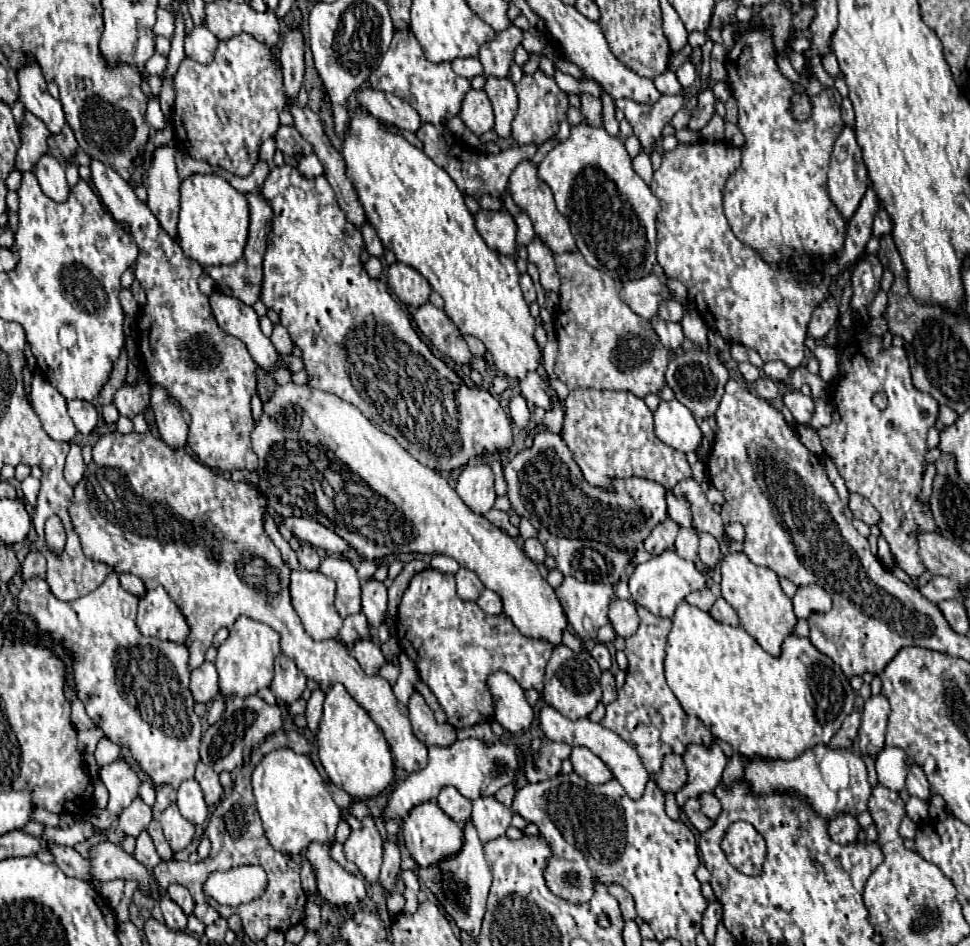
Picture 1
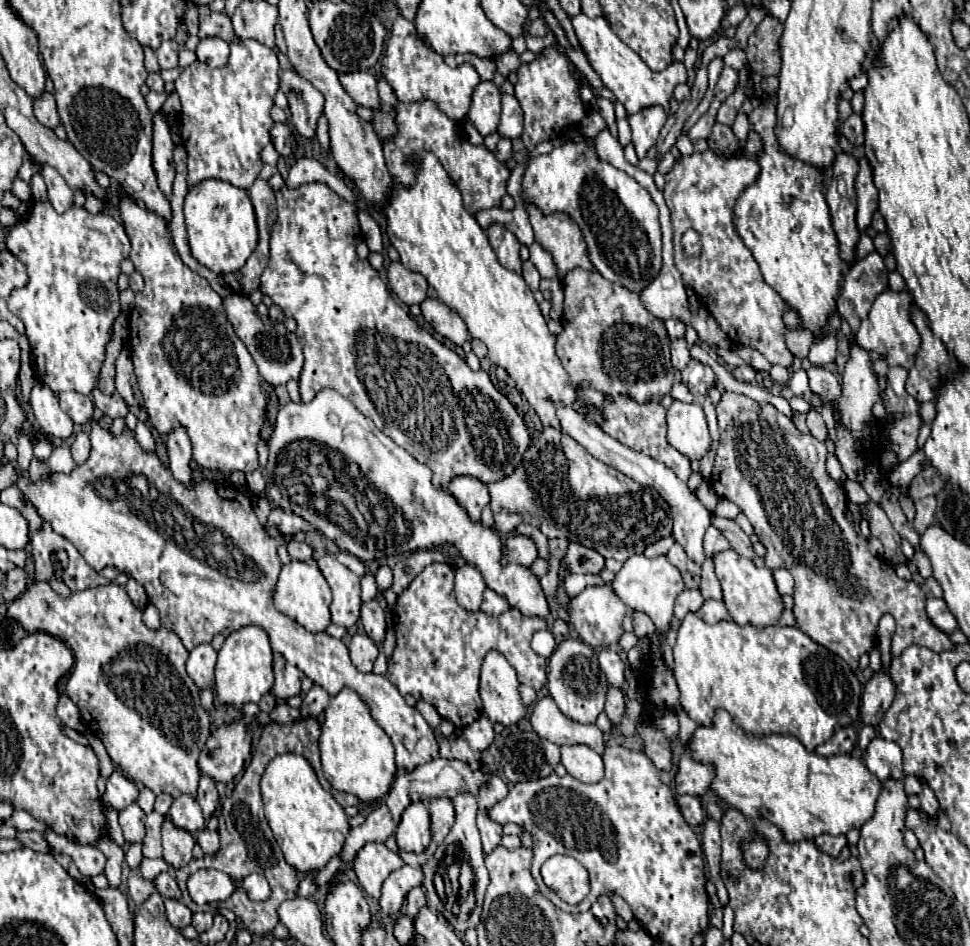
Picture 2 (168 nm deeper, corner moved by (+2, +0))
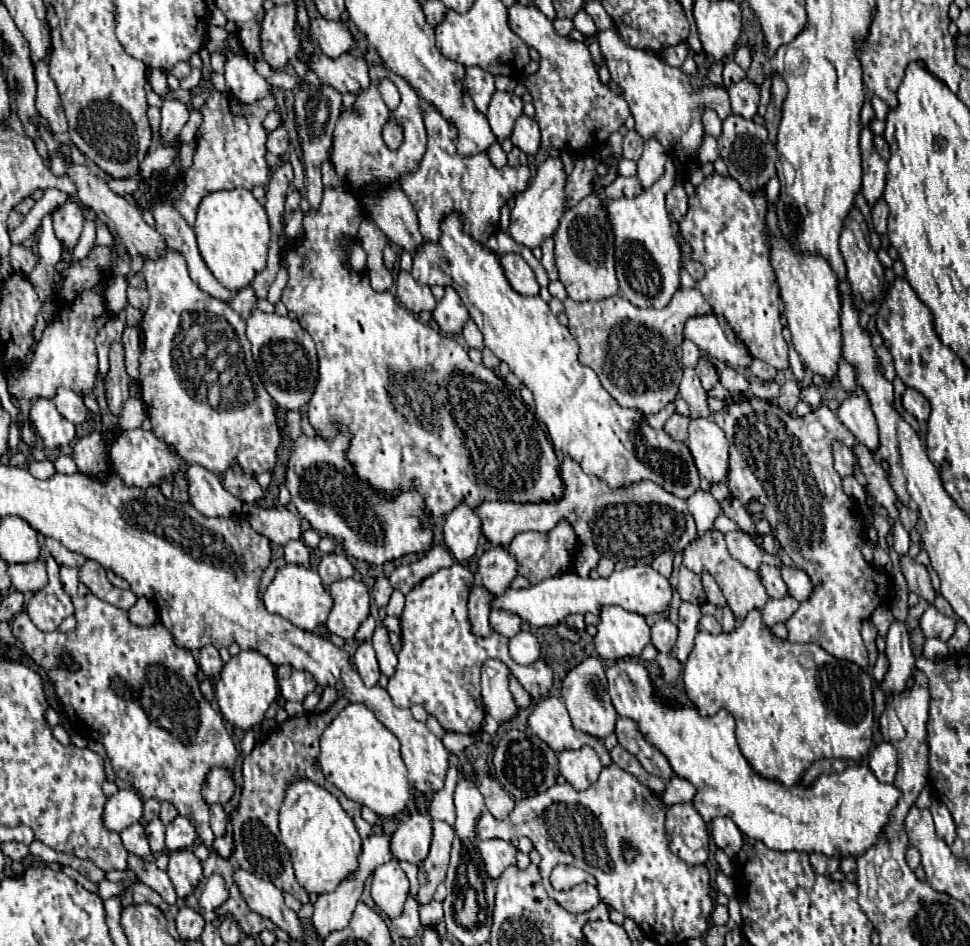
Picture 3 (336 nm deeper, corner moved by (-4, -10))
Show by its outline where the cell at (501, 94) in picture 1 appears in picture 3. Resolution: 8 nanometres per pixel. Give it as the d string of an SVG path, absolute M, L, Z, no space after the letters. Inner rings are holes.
M523 115L519 117L519 121L513 127L511 133L511 141L513 145L517 145L523 153L527 155L535 155L539 151L539 143L541 143L541 135L539 135L539 125L535 119Z

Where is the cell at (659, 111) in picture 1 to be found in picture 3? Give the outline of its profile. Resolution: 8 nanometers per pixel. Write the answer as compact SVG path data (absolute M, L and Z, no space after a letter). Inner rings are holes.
M647 139L641 159L637 161L637 181L643 189L649 189L665 171L667 151L657 139Z

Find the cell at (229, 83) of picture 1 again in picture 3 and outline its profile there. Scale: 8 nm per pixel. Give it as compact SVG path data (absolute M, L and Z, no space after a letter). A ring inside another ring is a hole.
M213 89L207 103L201 107L203 125L197 131L197 149L193 155L193 165L185 171L185 191L179 199L167 197L165 201L171 203L187 225L195 225L195 213L203 197L213 191L245 187L253 189L257 185L267 185L269 181L269 167L265 163L265 141L267 131L263 129L263 117L275 109L275 97L265 97L255 105L239 105L229 99L229 95L219 93Z

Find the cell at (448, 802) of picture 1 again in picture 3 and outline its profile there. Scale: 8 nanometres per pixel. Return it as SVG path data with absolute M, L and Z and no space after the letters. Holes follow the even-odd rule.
M433 821L433 841L429 855L419 863L419 903L433 899L437 885L445 879L449 867L449 853L453 843L453 827L443 821Z

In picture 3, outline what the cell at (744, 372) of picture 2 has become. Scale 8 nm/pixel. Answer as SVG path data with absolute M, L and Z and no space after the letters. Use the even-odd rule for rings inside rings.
M725 367L725 369L719 373L719 381L721 381L721 385L723 385L729 393L741 393L741 391L745 391L747 385L749 385L749 381L747 381L741 373L737 373L735 369L731 369L731 367Z

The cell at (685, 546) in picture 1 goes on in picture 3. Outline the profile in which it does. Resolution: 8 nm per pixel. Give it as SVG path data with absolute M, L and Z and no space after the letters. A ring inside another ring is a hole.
M681 567L681 571L679 571L679 585L677 585L677 589L679 589L683 601L695 603L695 605L703 605L707 601L703 585L701 585L701 577L691 573L687 567Z

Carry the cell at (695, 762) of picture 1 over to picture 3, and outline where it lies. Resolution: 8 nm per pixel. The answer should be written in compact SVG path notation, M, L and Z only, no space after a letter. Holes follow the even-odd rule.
M671 777L665 791L661 793L663 801L667 805L675 805L675 803L687 803L687 801L693 801L695 797L695 787L687 781L687 779L681 779L681 777Z

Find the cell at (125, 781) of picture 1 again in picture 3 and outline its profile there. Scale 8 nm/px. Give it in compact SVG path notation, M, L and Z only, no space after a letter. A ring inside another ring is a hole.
M121 789L107 799L103 811L103 825L109 831L121 833L125 827L141 821L143 801L133 789Z

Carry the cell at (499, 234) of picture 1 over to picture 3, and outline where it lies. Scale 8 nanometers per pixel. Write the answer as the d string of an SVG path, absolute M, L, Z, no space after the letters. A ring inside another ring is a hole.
M509 253L501 257L501 267L505 271L505 277L509 285L519 293L519 295L539 295L539 283L535 279L533 269L527 265L519 253Z

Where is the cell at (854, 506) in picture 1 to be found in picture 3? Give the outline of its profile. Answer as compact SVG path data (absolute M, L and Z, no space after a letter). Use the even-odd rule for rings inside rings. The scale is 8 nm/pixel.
M909 555L901 557L901 569L903 569L903 575L907 579L909 591L913 591L921 599L925 599L929 605L933 605L933 601L935 601L935 589L931 585L929 571L923 565L919 565L915 559L911 559Z

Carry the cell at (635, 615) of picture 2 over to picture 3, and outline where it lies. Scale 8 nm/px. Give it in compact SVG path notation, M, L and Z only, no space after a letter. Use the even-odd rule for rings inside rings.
M663 619L663 621L659 621L659 623L655 623L655 625L651 627L653 645L655 645L659 651L669 653L669 651L673 649L675 641L677 641L677 633L679 633L677 625L671 623L669 619Z

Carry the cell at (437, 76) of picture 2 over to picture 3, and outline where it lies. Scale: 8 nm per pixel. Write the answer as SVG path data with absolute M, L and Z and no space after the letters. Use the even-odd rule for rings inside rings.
M467 67L467 77L465 77L465 91L471 95L475 107L481 113L487 113L489 101L495 93L495 77L479 67Z

